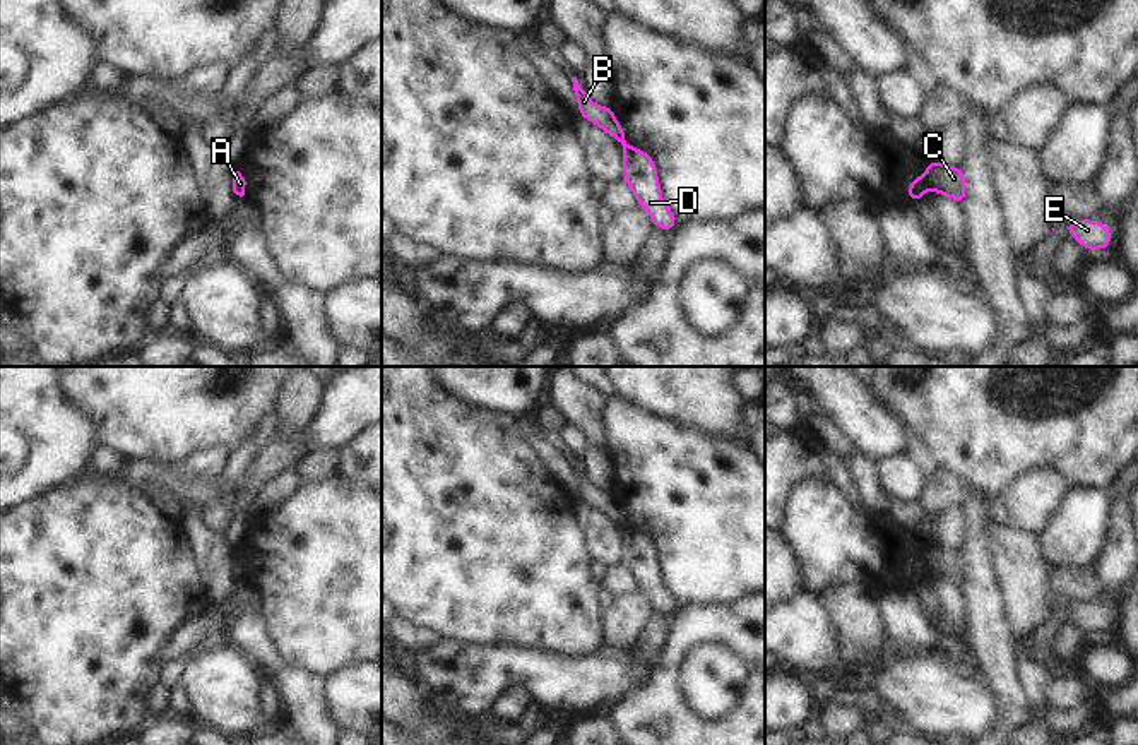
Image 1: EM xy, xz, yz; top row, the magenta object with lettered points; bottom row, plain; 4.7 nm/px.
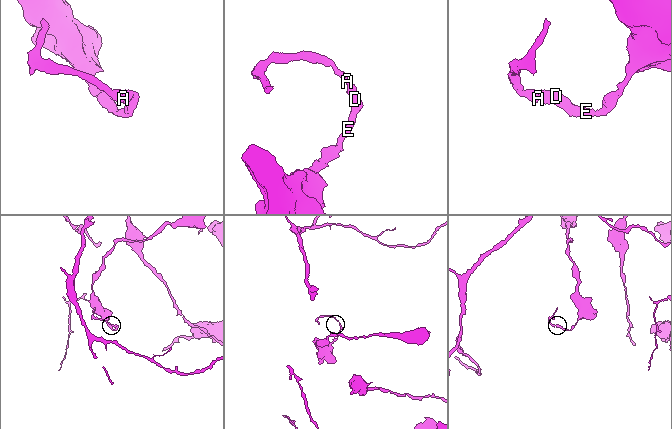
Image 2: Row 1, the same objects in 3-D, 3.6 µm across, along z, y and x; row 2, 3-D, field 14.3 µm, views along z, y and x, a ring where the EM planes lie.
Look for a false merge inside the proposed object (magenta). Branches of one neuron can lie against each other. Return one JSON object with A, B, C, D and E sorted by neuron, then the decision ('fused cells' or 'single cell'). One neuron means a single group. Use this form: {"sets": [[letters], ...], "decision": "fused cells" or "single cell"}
{"sets": [["A", "B"], ["C", "D", "E"]], "decision": "fused cells"}

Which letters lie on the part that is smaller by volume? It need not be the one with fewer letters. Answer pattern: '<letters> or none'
A, B

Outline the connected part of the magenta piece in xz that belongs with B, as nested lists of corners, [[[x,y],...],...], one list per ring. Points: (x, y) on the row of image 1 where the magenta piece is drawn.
[[[572,77],[573,91],[578,103],[578,116],[599,127],[602,132],[611,135],[616,142],[626,142],[626,132],[623,125],[618,122],[611,106],[601,106],[594,103],[587,92],[580,87],[577,77]]]

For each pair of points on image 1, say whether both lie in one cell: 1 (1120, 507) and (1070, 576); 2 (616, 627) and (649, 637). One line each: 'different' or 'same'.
1: different
2: different

